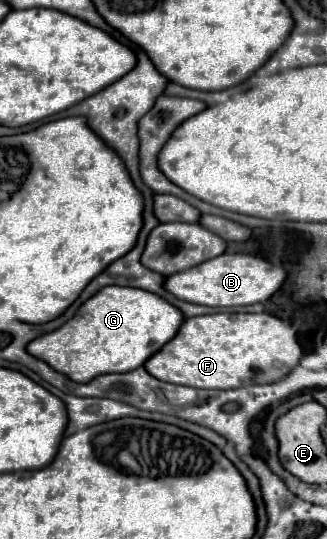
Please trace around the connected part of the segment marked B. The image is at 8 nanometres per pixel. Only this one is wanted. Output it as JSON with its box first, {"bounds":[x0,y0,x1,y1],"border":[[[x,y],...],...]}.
{"bounds":[164,253,286,307],"border":[[[222,253],[204,261],[192,269],[166,277],[164,289],[182,301],[208,305],[208,307],[242,307],[254,303],[266,303],[284,283],[286,271],[280,265],[272,265],[260,255],[248,253]]]}

